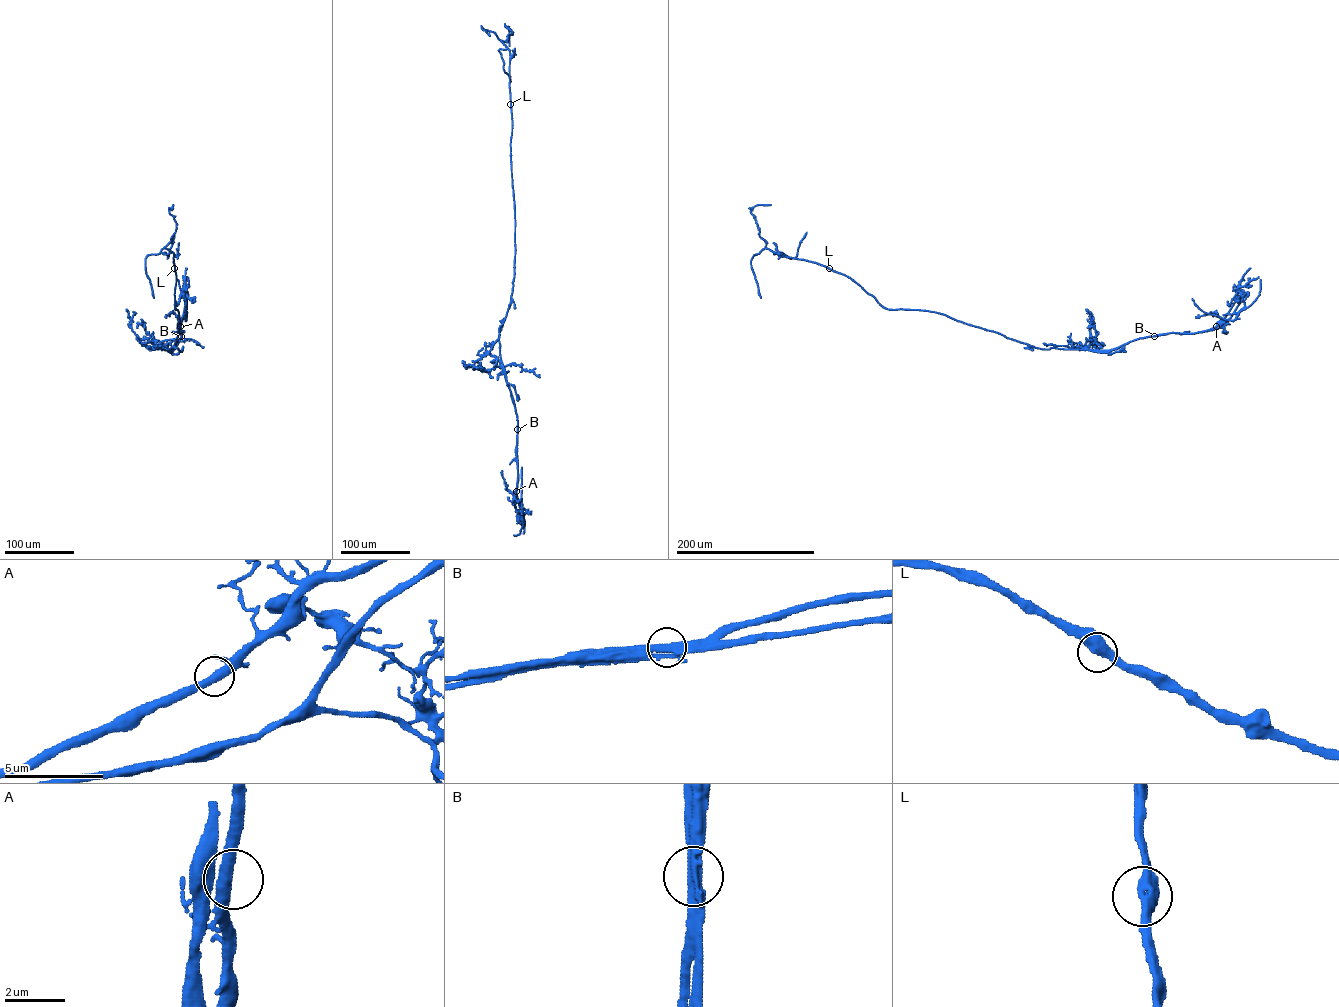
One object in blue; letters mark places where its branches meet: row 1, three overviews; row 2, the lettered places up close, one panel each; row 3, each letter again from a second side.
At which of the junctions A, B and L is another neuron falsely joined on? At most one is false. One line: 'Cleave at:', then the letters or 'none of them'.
Cleave at: B

